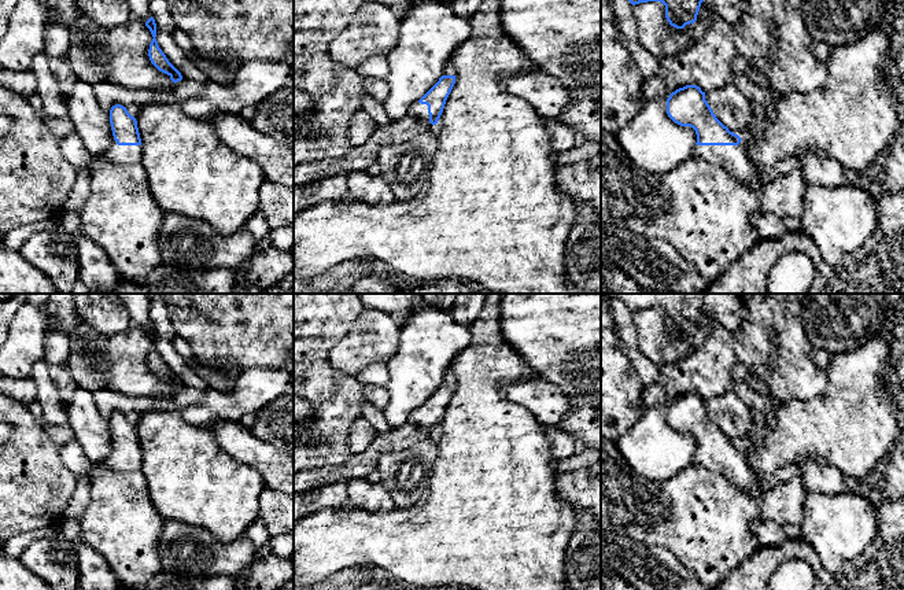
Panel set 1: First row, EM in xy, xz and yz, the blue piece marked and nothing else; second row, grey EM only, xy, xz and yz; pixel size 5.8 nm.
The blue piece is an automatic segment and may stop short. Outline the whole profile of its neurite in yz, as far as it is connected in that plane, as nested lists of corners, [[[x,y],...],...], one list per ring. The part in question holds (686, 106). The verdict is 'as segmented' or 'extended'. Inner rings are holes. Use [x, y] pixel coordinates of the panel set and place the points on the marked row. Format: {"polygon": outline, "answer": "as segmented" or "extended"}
{"polygon": [[[686,85],[672,92],[667,114],[675,123],[695,130],[693,156],[723,167],[746,187],[760,191],[763,184],[745,143],[716,118],[700,86]]], "answer": "extended"}

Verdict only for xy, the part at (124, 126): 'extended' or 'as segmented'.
extended

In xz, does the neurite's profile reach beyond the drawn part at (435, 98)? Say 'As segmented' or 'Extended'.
Extended

